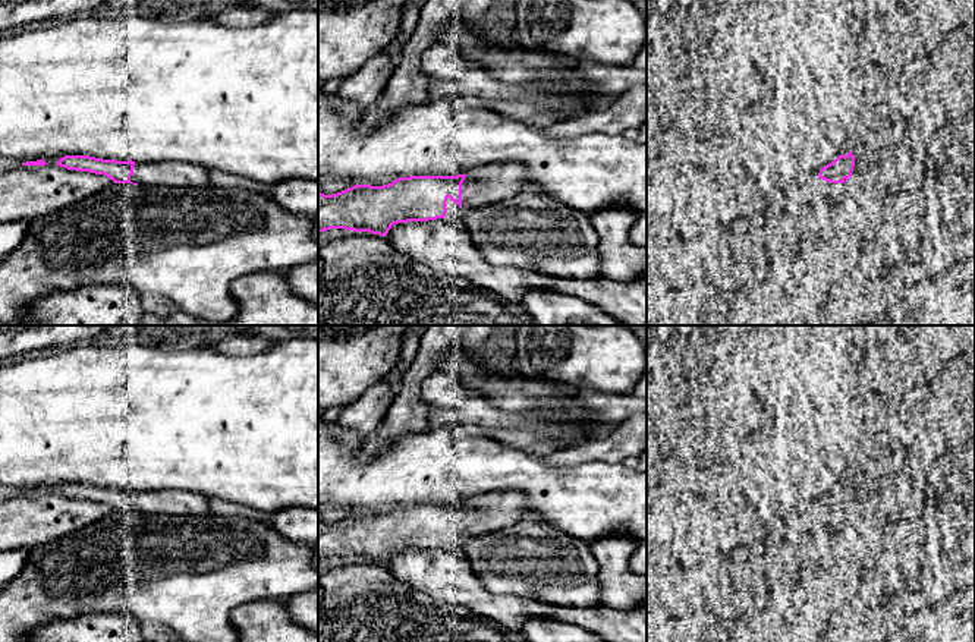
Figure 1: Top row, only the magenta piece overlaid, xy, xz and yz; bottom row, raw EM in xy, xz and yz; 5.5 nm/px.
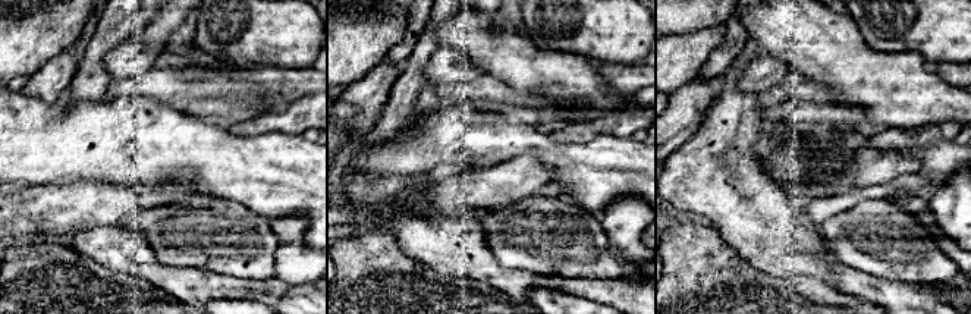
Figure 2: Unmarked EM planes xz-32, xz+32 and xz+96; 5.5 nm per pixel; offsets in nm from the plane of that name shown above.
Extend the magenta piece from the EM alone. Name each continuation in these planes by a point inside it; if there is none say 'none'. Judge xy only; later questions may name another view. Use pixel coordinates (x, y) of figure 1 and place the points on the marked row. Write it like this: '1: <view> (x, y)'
1: xy (172, 173)

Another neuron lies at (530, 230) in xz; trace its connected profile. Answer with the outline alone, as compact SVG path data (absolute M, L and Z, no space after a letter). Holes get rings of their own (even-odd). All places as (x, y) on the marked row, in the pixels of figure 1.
M532 191L494 204L460 208L474 245L494 267L516 267L563 278L601 274L600 237L589 217Z

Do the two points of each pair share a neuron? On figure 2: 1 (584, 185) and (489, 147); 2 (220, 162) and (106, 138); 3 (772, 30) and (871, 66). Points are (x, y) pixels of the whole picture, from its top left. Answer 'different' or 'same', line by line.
1: same
2: same
3: same

